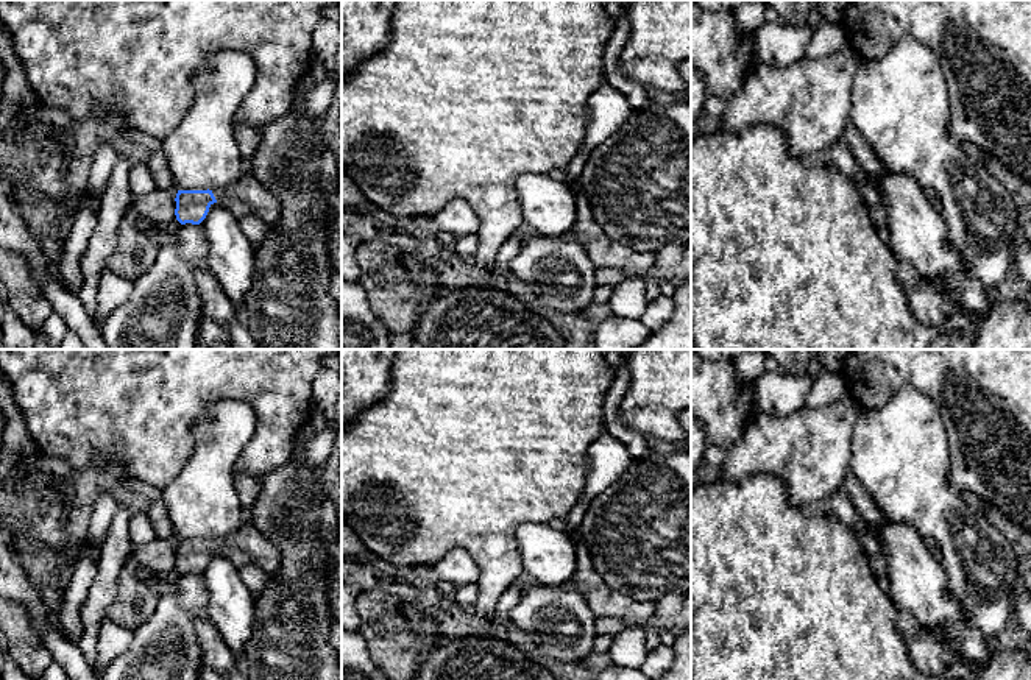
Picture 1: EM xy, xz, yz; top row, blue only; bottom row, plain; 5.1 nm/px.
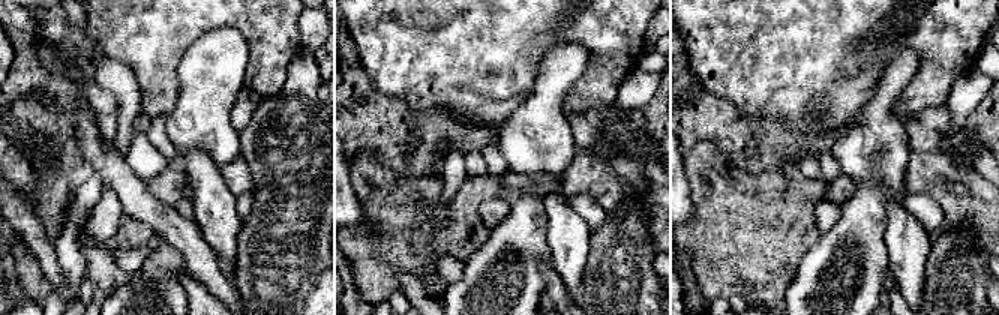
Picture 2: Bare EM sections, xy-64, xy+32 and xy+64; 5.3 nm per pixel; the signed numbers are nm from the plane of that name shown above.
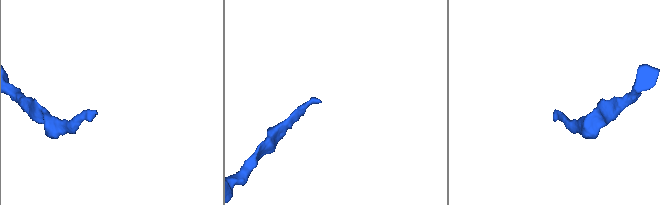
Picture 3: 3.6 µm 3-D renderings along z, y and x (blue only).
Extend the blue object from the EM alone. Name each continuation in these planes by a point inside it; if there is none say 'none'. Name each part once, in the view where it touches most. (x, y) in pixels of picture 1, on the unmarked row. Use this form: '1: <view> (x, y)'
1: xy (247, 545)

